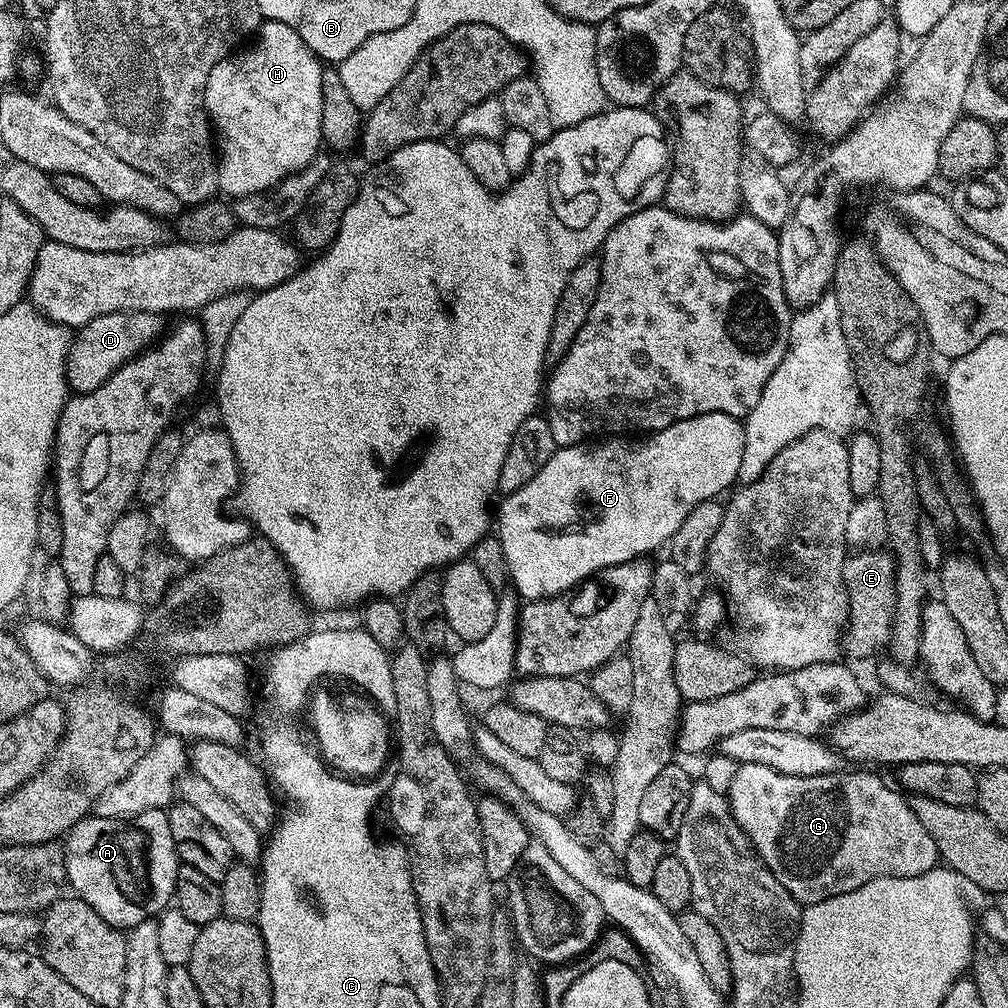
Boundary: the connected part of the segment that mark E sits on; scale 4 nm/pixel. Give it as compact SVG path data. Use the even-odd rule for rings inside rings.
M888 550L853 551L845 559L842 578L850 613L850 623L842 636L842 648L847 655L849 652L852 656L868 656L892 639L896 613L896 557Z

